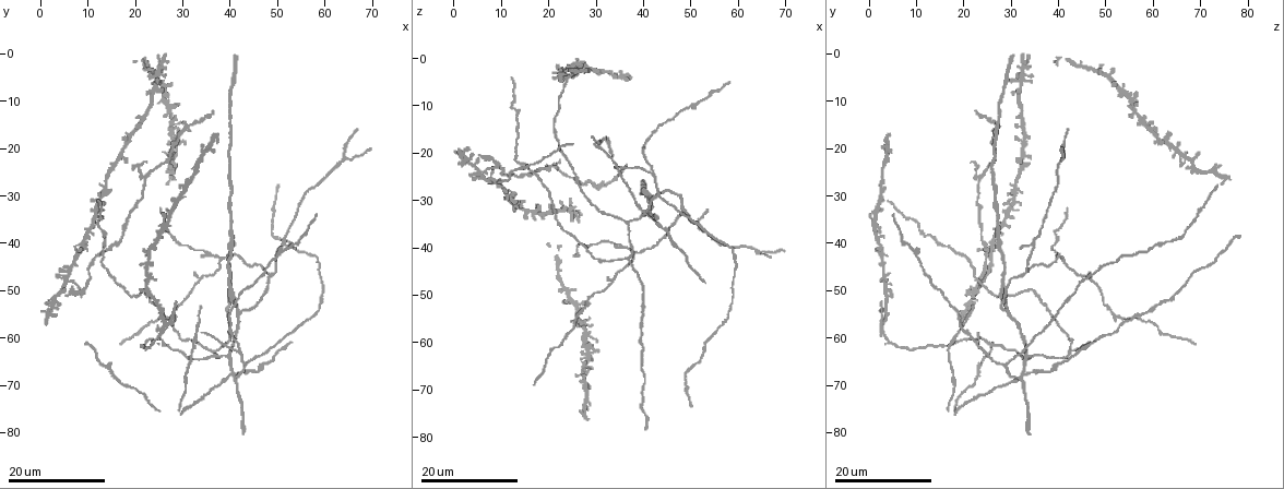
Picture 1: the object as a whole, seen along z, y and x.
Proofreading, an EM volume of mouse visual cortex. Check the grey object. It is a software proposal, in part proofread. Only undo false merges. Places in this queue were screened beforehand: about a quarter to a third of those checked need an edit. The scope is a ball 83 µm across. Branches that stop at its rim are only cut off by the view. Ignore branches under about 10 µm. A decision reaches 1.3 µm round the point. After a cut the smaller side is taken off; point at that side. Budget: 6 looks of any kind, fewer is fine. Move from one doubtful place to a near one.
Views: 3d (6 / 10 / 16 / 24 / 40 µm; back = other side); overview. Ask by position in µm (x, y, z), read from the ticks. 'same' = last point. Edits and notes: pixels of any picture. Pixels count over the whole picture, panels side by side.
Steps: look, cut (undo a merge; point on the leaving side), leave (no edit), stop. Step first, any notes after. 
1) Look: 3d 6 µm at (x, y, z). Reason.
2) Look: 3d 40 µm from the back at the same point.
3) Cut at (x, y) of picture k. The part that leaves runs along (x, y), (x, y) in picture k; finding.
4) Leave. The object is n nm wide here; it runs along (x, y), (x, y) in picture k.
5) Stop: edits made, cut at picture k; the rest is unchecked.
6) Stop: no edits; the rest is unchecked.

Look: 3d 24 µm at (64.0, 23.0, 41.0). Three arms meet.

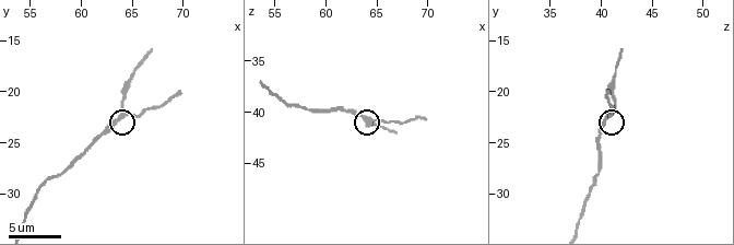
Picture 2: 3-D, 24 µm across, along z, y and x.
Look: 3d 10 µm at (63.6, 22.2, 40.6). Closer look.

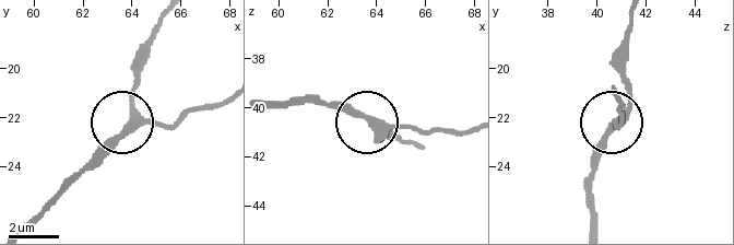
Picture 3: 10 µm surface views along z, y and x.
Leave. It runs along (592, 224), (592, 155), (629, 98), (623, 57) in picture 3; all the same neuron.

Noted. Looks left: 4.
Look: 3d 16 µm at (49.0, 46.5, 32.5). Arms part here.

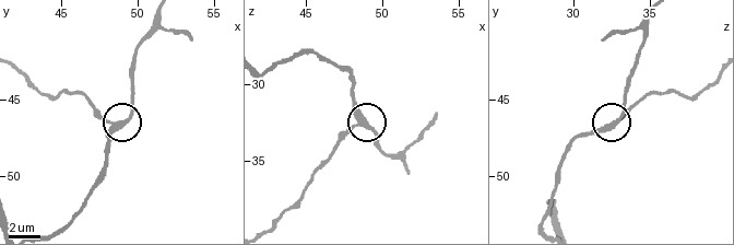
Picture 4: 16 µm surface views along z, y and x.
Look: 3d 6 µm at (48.6, 46.6, 32.6).

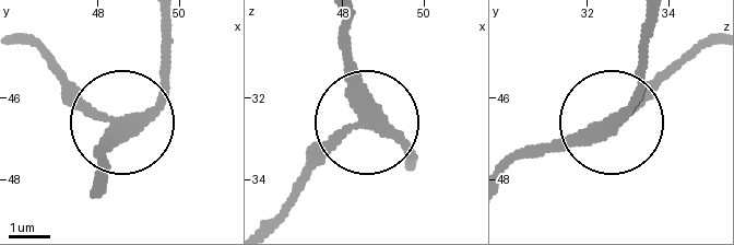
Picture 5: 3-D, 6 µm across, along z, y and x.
Leave. 3 arms meet here; it runs along (508, 163), (602, 132), (630, 101), (640, 62) in picture 5; all the same neuron.

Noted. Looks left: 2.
Look: 3d 16 µm at (36.5, 64.0, 35.0). Three arms meet.

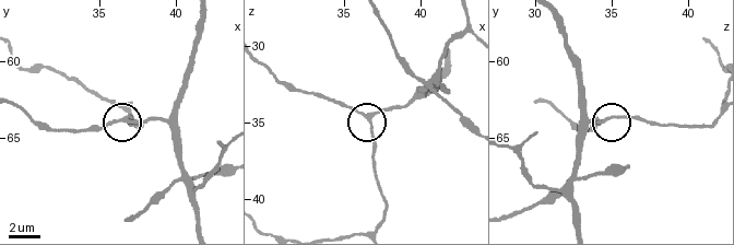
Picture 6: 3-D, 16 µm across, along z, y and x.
Look: 3d 10 µm at (36.6, 63.8, 34.4).

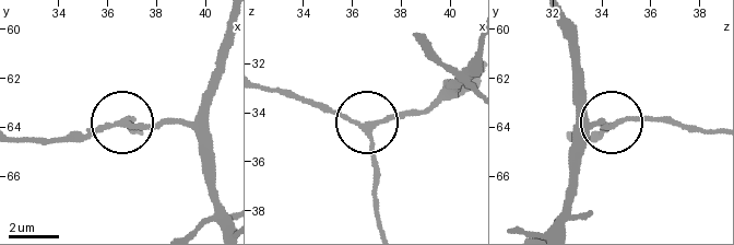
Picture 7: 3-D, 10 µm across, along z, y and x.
Leave. 3 arms meet here; it runs along (712, 133), (662, 120), (595, 120) in picture 7; one neuron here.

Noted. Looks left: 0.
Stop: no edits; the rest is unchecked.

